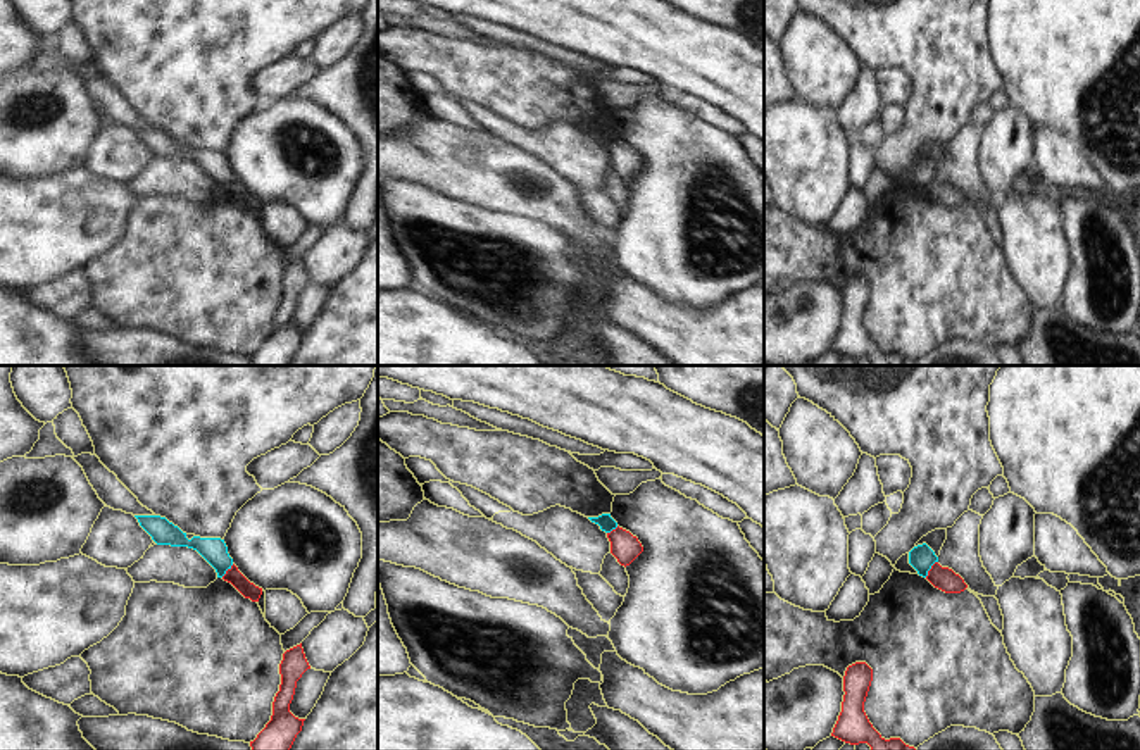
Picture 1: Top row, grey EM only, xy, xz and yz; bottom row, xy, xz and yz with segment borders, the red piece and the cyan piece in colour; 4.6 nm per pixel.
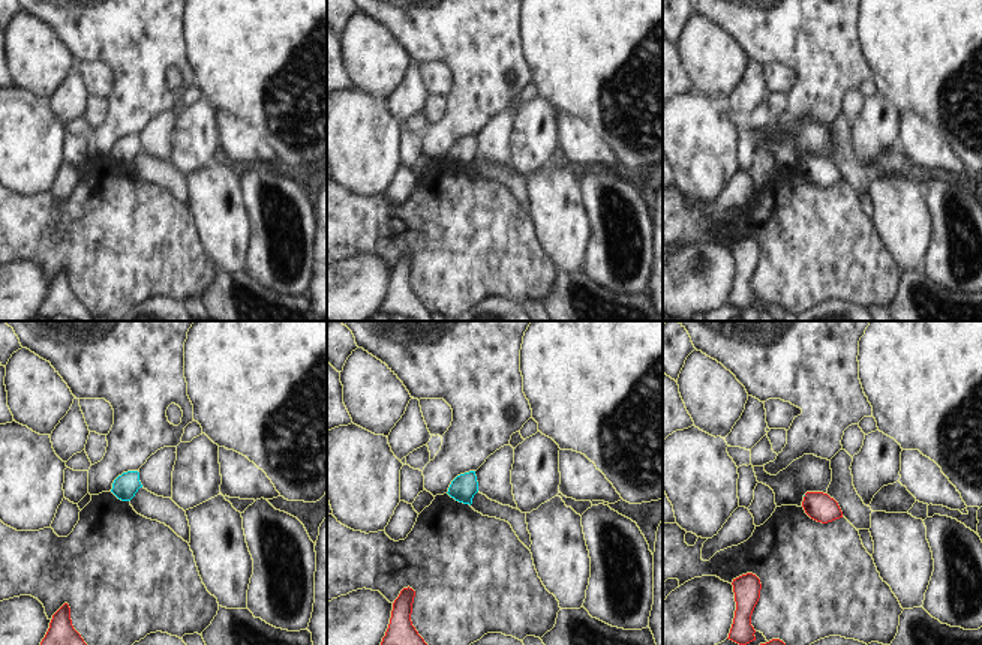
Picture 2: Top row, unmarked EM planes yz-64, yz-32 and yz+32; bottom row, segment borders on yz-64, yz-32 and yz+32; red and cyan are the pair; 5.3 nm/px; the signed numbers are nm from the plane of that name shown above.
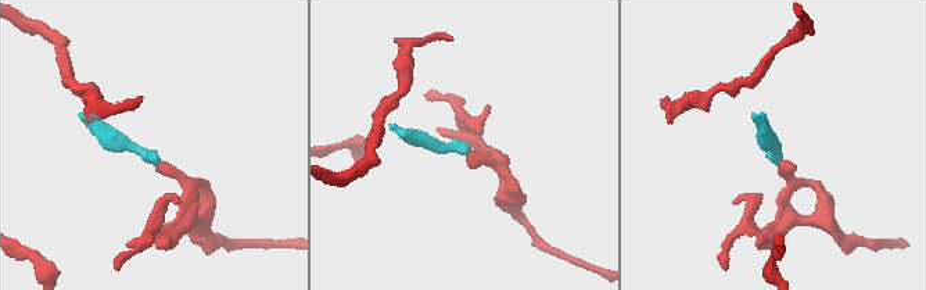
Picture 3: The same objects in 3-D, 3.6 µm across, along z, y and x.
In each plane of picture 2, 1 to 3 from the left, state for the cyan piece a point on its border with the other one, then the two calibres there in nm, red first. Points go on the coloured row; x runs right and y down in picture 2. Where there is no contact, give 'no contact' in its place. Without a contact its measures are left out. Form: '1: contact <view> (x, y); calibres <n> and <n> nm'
1: no contact
2: no contact
3: no contact

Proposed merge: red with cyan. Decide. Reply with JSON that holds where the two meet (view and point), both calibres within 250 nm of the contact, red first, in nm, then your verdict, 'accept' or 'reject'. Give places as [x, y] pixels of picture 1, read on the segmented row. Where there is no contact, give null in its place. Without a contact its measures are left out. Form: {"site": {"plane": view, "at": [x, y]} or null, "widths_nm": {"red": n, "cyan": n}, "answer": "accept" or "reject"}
{"site": {"plane": "yz", "at": [930, 569]}, "widths_nm": {"red": 110, "cyan": 120}, "answer": "reject"}

